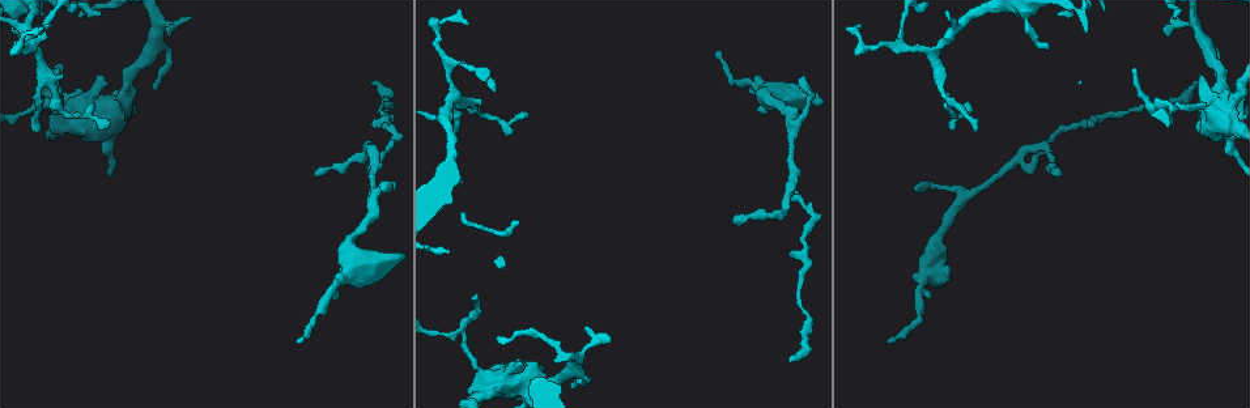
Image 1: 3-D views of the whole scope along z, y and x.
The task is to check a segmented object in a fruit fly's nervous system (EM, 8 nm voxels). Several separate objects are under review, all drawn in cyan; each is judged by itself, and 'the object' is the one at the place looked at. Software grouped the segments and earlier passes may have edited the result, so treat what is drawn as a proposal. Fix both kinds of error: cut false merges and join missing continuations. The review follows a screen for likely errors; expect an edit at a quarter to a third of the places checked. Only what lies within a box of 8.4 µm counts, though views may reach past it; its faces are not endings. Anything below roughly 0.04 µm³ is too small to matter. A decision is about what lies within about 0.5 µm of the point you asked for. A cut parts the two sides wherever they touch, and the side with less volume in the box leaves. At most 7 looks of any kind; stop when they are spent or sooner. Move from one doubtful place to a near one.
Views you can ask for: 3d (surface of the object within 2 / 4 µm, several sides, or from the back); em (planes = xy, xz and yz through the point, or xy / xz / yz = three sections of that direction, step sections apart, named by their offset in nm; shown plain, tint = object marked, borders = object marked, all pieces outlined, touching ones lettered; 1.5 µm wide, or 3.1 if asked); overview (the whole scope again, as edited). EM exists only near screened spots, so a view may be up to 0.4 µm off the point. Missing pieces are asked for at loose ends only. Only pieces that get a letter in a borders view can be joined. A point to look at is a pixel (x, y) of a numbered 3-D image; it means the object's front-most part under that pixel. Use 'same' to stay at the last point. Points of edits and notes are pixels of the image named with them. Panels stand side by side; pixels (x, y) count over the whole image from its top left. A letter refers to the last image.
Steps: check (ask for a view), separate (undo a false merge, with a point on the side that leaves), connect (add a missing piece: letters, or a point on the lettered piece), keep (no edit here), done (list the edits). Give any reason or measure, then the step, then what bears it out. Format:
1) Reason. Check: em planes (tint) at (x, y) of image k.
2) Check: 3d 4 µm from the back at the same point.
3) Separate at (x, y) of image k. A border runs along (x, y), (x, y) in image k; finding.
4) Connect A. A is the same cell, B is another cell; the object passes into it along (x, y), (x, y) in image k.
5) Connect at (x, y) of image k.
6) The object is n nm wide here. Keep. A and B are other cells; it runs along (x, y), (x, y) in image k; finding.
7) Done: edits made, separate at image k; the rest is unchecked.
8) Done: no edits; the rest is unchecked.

Branch stops here. Check: em planes (borders) at (861, 24) of image 1.

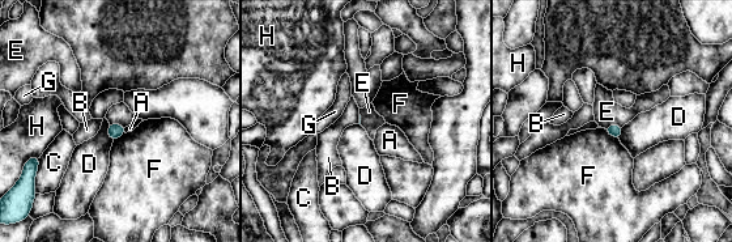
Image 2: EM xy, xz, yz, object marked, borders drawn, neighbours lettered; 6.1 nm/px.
Keep. A, B, C, D, E, F, G and H are other cells; a border runs along (621, 126), (612, 124), (604, 128) in image 2; no lettered piece goes on from it.

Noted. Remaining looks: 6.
Tapers out. Check: em xy step 4 (plain) at (733, 219) of image 1.

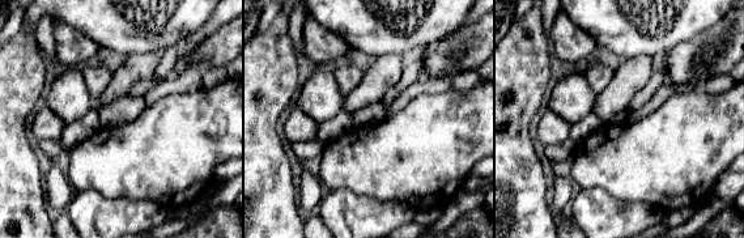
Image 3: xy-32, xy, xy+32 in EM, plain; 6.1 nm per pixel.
Check: em xy step 4 (borders) at the same point.

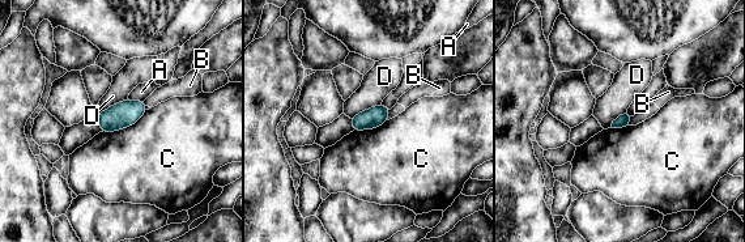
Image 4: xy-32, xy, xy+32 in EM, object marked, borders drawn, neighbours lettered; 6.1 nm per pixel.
Keep. A, B, C and D are other cells; a border runs along (128, 98), (143, 101) in image 4; no lettered piece goes on from it.

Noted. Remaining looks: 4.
An open end. Check: 3d 4 µm at (890, 341) of image 1.

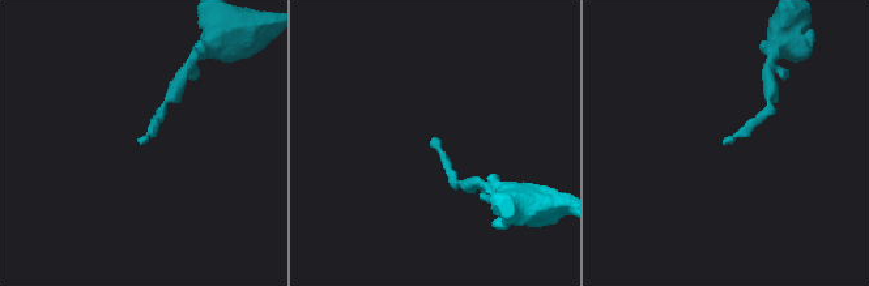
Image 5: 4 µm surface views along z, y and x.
Shape alone is not enough. Check: em xy step 4 (borders) at (433, 138) of image 5.

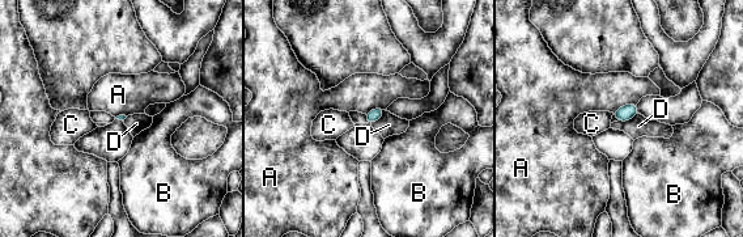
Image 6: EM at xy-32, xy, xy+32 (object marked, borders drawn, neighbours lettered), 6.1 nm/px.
Check: em xz step 8 (borders) at the same point.

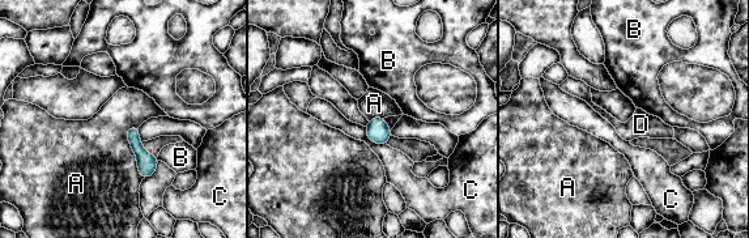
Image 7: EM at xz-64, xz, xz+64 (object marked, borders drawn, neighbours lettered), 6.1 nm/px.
Keep. A, B, C and D are other cells; a border runs along (131, 126), (127, 140), (144, 178) in image 7; no lettered piece goes on from it.

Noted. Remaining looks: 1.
Done: no edits; the rest is unchecked.

